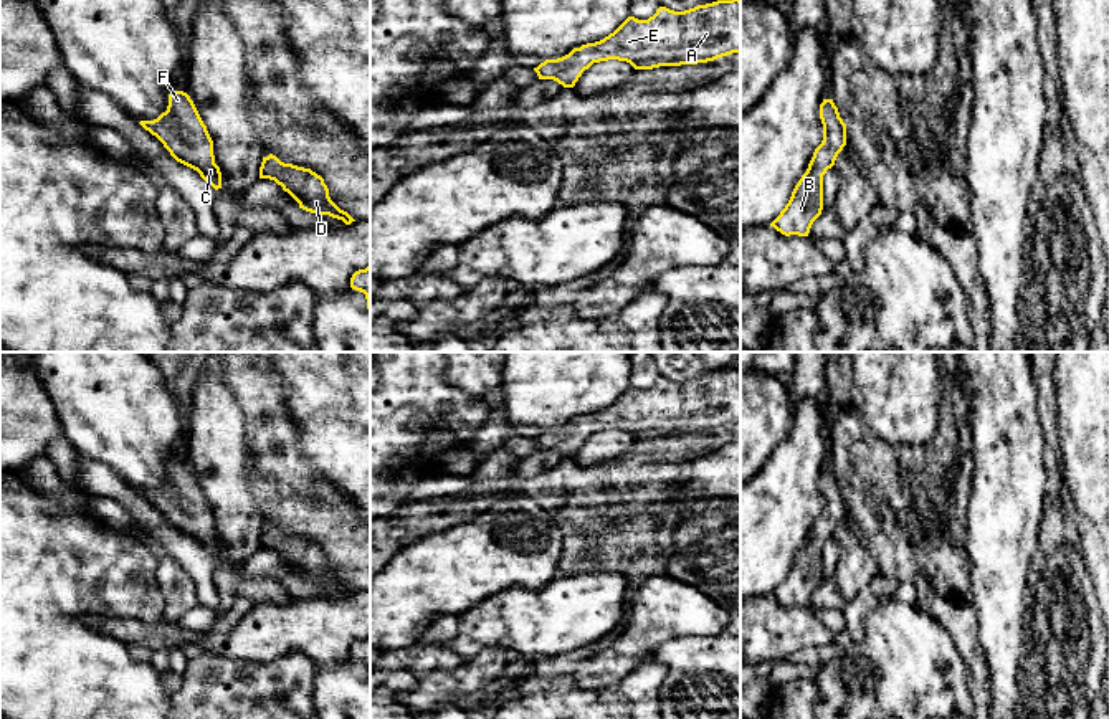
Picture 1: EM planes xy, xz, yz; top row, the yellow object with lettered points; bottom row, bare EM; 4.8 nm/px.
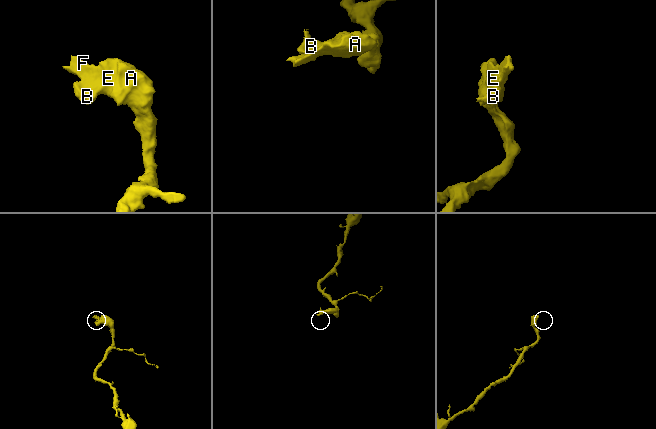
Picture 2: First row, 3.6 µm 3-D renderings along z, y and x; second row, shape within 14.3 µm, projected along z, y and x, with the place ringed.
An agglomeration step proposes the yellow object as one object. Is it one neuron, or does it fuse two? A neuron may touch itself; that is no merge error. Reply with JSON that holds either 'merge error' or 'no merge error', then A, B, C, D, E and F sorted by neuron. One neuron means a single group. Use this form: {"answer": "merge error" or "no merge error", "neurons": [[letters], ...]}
{"answer": "no merge error", "neurons": [["A", "B", "C", "D", "E", "F"]]}

